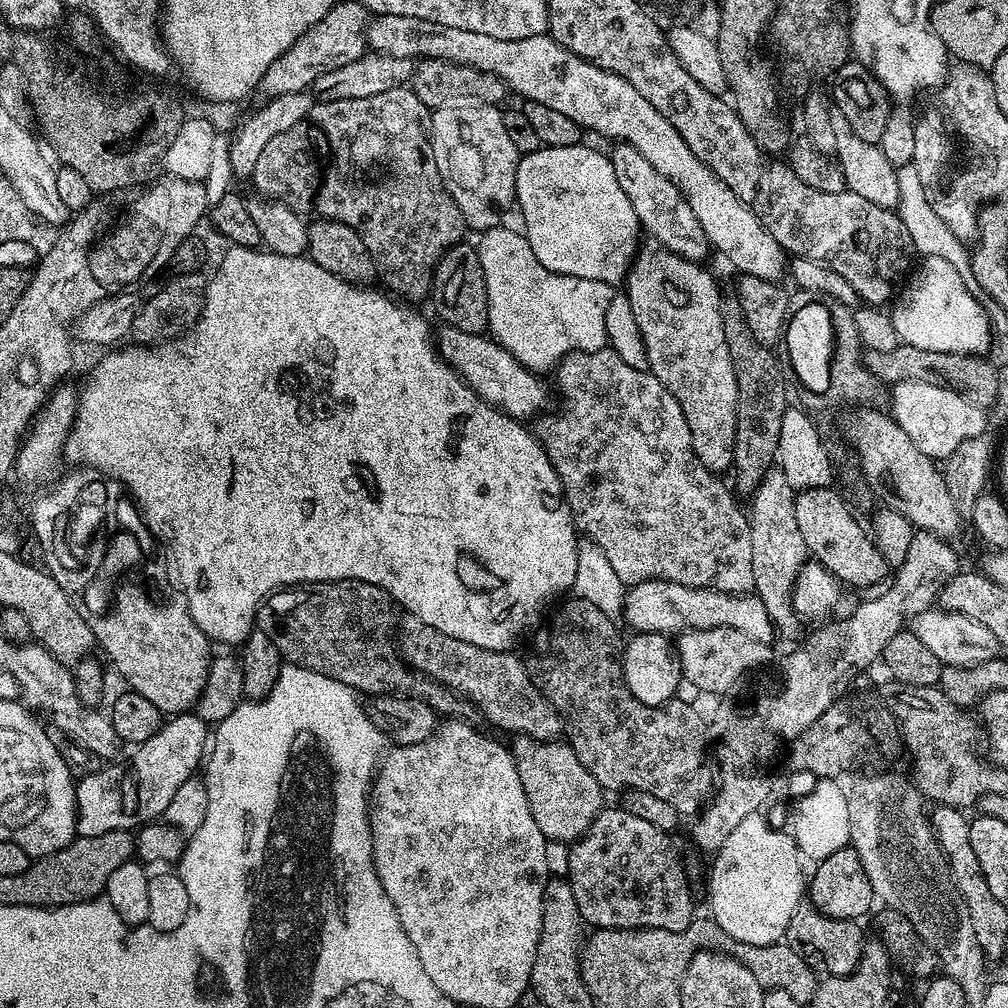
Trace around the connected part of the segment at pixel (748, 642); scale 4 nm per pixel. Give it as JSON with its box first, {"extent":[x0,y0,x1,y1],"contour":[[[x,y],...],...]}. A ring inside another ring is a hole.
{"extent":[674,628,773,694],"contour":[[[733,628],[688,630],[675,637],[674,647],[676,657],[680,659],[680,674],[683,679],[694,682],[694,686],[698,686],[699,691],[716,691],[723,694],[731,693],[731,688],[739,682],[740,676],[746,675],[751,668],[762,667],[771,658],[773,650],[769,645],[750,638],[750,634],[742,634],[742,630]]]}

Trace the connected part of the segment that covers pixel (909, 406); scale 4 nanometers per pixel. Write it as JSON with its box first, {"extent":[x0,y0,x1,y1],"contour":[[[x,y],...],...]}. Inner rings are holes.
{"extent":[890,381,985,462],"contour":[[[902,381],[891,385],[890,400],[891,396],[892,419],[902,426],[902,430],[906,430],[910,442],[914,442],[914,446],[932,460],[944,462],[968,439],[985,435],[985,409],[979,408],[960,392],[920,381]]]}

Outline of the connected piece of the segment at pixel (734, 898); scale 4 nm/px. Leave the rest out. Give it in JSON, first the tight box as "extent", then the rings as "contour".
{"extent":[708,811,806,945],"contour":[[[759,811],[748,814],[733,830],[723,844],[715,851],[715,860],[708,880],[708,900],[710,916],[722,927],[728,937],[747,945],[772,945],[785,939],[790,918],[806,892],[806,874],[802,872],[802,857],[796,839],[787,831],[770,826]]]}

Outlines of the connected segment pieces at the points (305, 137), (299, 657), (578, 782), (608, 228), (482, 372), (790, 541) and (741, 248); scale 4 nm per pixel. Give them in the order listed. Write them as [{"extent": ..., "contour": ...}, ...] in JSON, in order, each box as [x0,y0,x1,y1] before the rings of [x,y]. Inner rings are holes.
[{"extent":[250,120,330,214],"contour":[[[303,120],[290,130],[282,130],[275,138],[270,138],[262,149],[250,184],[257,188],[259,195],[275,204],[286,206],[301,214],[313,211],[316,194],[320,191],[322,173],[330,160],[330,141],[328,135],[318,125]]]},{"extent":[256,580,478,721],"contour":[[[328,580],[324,584],[305,584],[273,592],[256,611],[256,624],[259,631],[264,632],[266,638],[274,642],[274,646],[278,646],[281,657],[287,663],[314,670],[318,674],[326,674],[326,678],[334,678],[356,689],[357,693],[369,692],[369,697],[372,698],[409,696],[424,700],[441,717],[475,721],[478,713],[469,700],[456,695],[436,680],[429,680],[417,674],[404,663],[404,658],[398,651],[398,615],[396,616],[395,611],[397,612],[397,609],[392,597],[370,582]]]},{"extent":[510,734,606,842],"contour":[[[516,734],[511,740],[510,751],[518,778],[522,782],[522,790],[526,790],[530,814],[534,814],[534,822],[538,822],[538,830],[542,830],[544,839],[549,842],[575,842],[585,836],[594,818],[606,804],[606,792],[597,778],[582,766],[574,750],[563,739],[535,740]]]},{"extent":[514,142,642,286],"contour":[[[581,142],[557,148],[541,146],[537,152],[521,155],[516,166],[514,204],[516,208],[520,207],[520,216],[524,219],[522,234],[530,242],[530,250],[534,250],[534,258],[538,258],[546,270],[619,286],[625,283],[628,267],[636,256],[642,229],[630,198],[626,198],[622,186],[618,186],[611,159],[605,153],[603,156],[602,153],[587,148],[586,144]]]},{"extent":[434,326,549,422],"contour":[[[447,326],[441,327],[441,329],[441,332],[437,331],[434,336],[438,355],[465,380],[470,386],[470,390],[474,390],[487,404],[492,404],[501,412],[505,412],[507,416],[512,416],[521,422],[528,422],[528,419],[531,421],[549,411],[548,388],[540,381],[543,379],[526,366],[522,366],[522,362],[518,362],[518,358],[514,358],[503,346],[484,334],[464,333],[462,330]]]},{"extent":[750,470,809,629],"contour":[[[769,470],[761,478],[760,484],[752,492],[752,512],[750,508],[750,523],[752,525],[752,553],[754,554],[754,595],[766,606],[766,614],[772,620],[777,629],[792,628],[798,623],[795,609],[792,607],[792,588],[795,586],[795,579],[805,561],[809,559],[806,542],[802,542],[802,530],[798,530],[798,518],[794,515],[796,505],[797,489],[786,482],[786,474],[779,470]]]},{"extent":[366,14,786,280],"contour":[[[386,14],[369,19],[366,29],[366,44],[373,52],[381,52],[384,56],[394,58],[406,58],[413,62],[428,59],[442,59],[450,63],[464,64],[466,67],[473,67],[474,70],[492,74],[500,79],[504,85],[518,95],[524,96],[525,101],[533,100],[542,102],[542,106],[550,106],[550,110],[559,110],[561,114],[566,114],[574,123],[580,125],[581,129],[597,132],[600,136],[609,136],[609,141],[623,142],[634,146],[658,174],[670,178],[674,186],[684,195],[698,223],[702,226],[709,245],[716,249],[736,268],[741,275],[762,278],[763,280],[775,280],[780,278],[780,274],[785,273],[786,253],[778,246],[772,235],[757,220],[757,216],[698,158],[694,158],[694,150],[686,146],[682,134],[626,82],[613,72],[607,72],[605,68],[600,68],[597,64],[592,64],[589,60],[584,60],[578,54],[566,50],[551,35],[531,36],[530,38],[518,38],[517,40],[507,40],[506,38],[490,38],[490,34],[477,34],[474,30],[458,30],[454,26],[438,26],[434,22],[426,22],[422,18],[406,18],[398,14]]]}]

